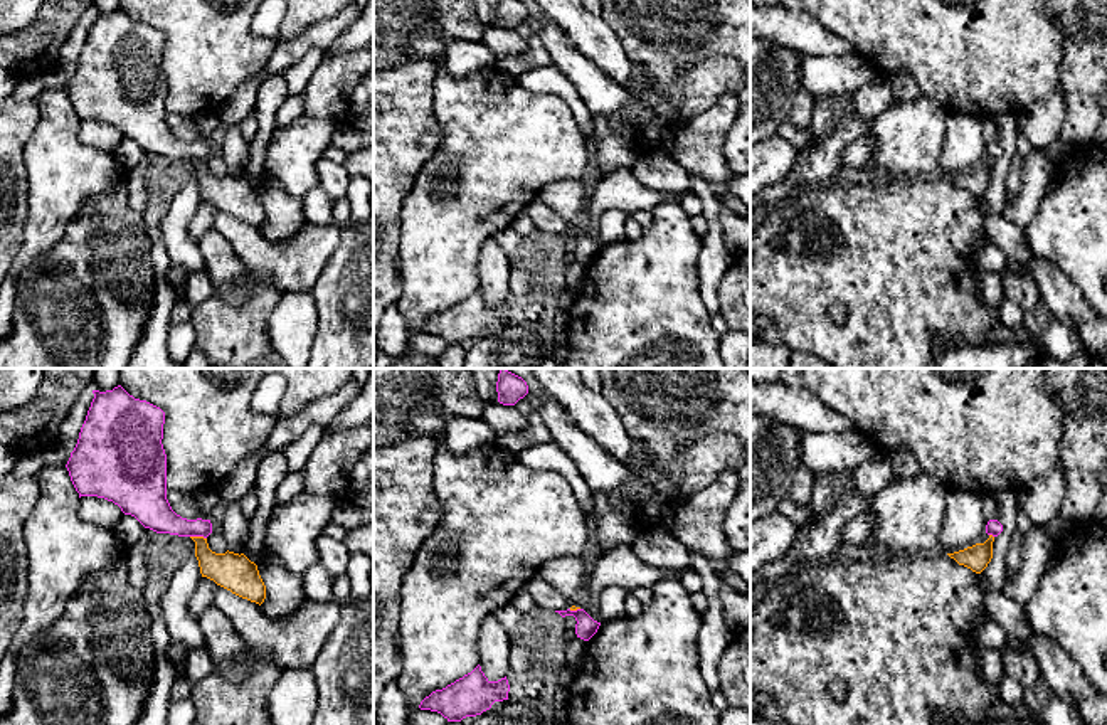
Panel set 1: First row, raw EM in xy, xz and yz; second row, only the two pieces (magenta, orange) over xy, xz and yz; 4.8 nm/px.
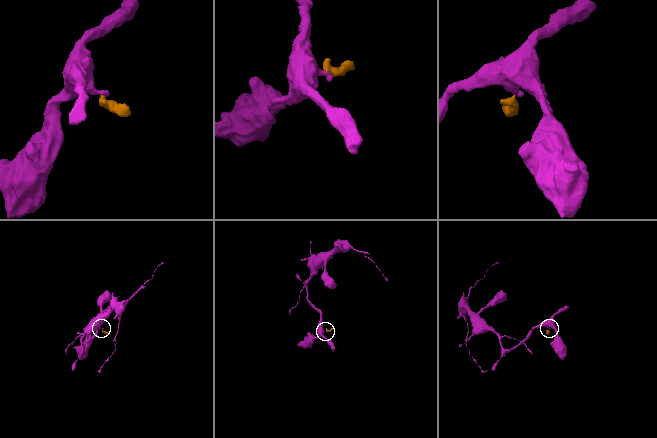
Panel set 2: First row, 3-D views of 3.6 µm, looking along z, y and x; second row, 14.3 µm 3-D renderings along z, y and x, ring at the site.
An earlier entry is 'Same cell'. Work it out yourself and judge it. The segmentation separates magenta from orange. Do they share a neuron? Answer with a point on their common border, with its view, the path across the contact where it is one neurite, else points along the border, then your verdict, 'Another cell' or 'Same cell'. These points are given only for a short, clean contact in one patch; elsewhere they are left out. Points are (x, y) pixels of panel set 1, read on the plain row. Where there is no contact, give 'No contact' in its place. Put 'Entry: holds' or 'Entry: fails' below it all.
Touches magenta at xy (199, 158). Boundary: xy (190, 158), (206, 162). Another cell
Entry: fails

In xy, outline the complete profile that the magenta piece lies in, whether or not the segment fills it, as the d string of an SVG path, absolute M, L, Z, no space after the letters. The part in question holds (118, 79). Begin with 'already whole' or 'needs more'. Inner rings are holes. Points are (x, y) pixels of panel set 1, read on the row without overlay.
already whole | M121 8L93 17L77 67L66 87L79 121L98 119L113 124L124 138L135 140L156 156L207 161L212 156L210 143L182 141L167 123L167 77L162 67L165 35L135 22Z

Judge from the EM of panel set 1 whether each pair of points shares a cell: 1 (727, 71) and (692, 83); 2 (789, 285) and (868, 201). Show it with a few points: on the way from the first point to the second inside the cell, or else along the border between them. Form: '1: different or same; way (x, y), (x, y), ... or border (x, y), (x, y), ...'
1: same; way (719, 74), (700, 83)
2: same; way (816, 264), (825, 264), (868, 227)

